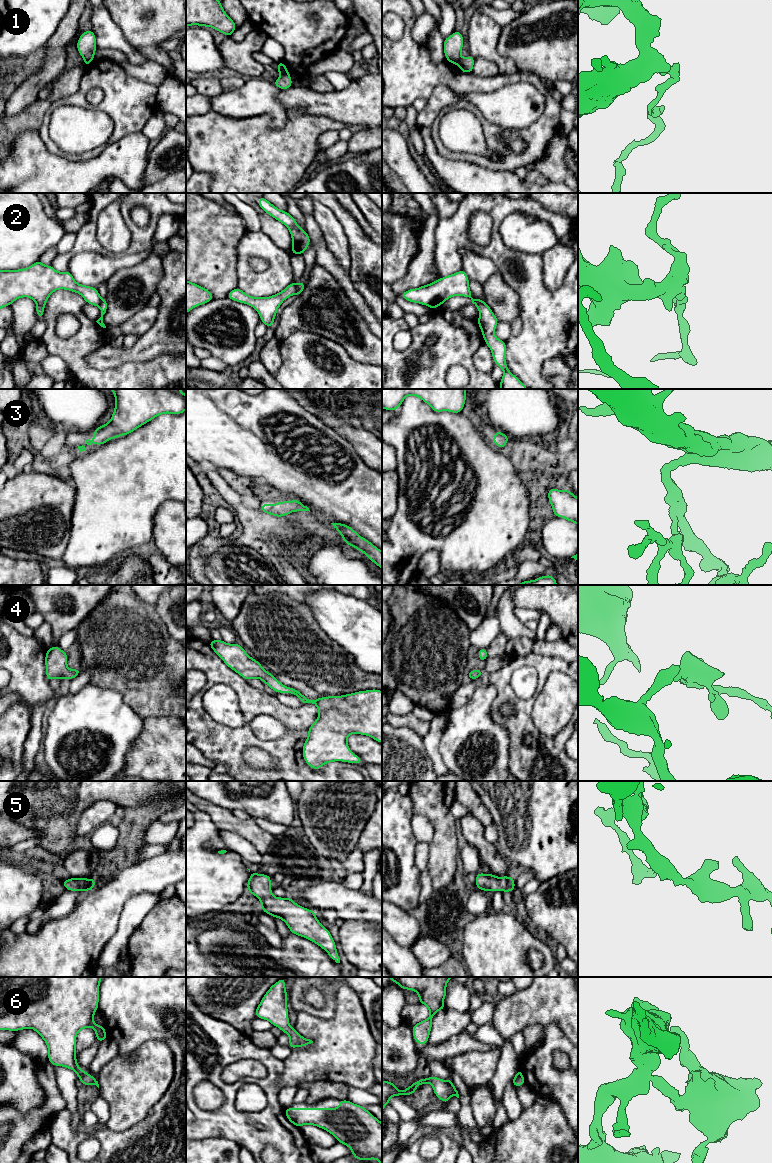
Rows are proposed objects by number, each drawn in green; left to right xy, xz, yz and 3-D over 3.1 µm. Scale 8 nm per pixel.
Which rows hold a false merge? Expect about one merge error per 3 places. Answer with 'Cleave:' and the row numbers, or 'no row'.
Cleave: 1, 2

